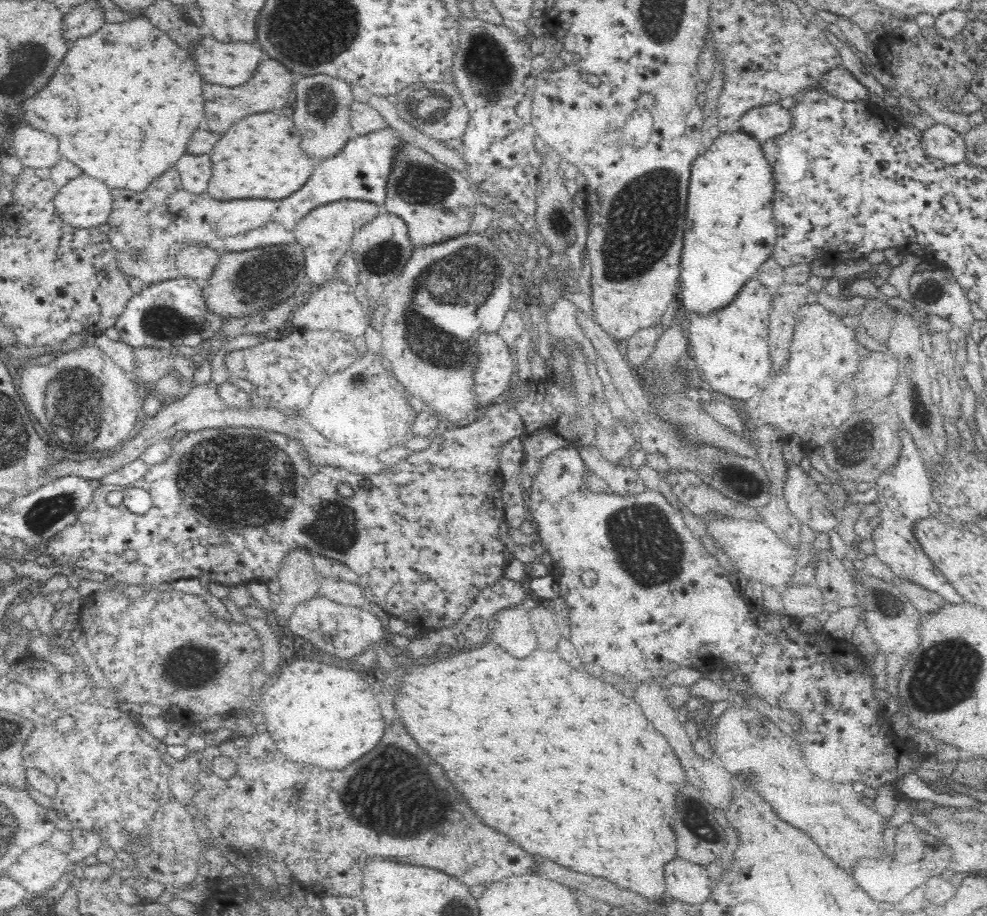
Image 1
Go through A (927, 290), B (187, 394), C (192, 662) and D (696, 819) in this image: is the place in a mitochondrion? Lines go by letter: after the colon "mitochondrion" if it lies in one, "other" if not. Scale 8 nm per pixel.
A: mitochondrion
B: other
C: mitochondrion
D: mitochondrion

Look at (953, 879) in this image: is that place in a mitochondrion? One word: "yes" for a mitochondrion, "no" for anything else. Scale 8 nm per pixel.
no

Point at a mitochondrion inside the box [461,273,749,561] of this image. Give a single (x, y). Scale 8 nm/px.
(675, 409)

